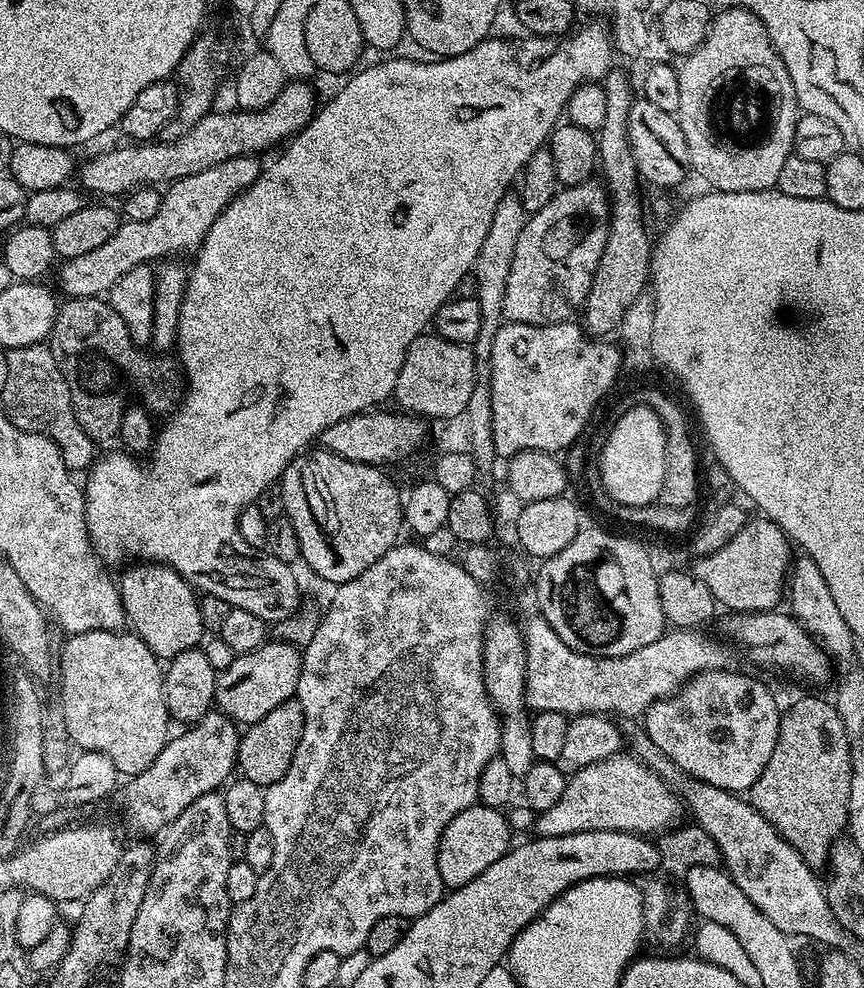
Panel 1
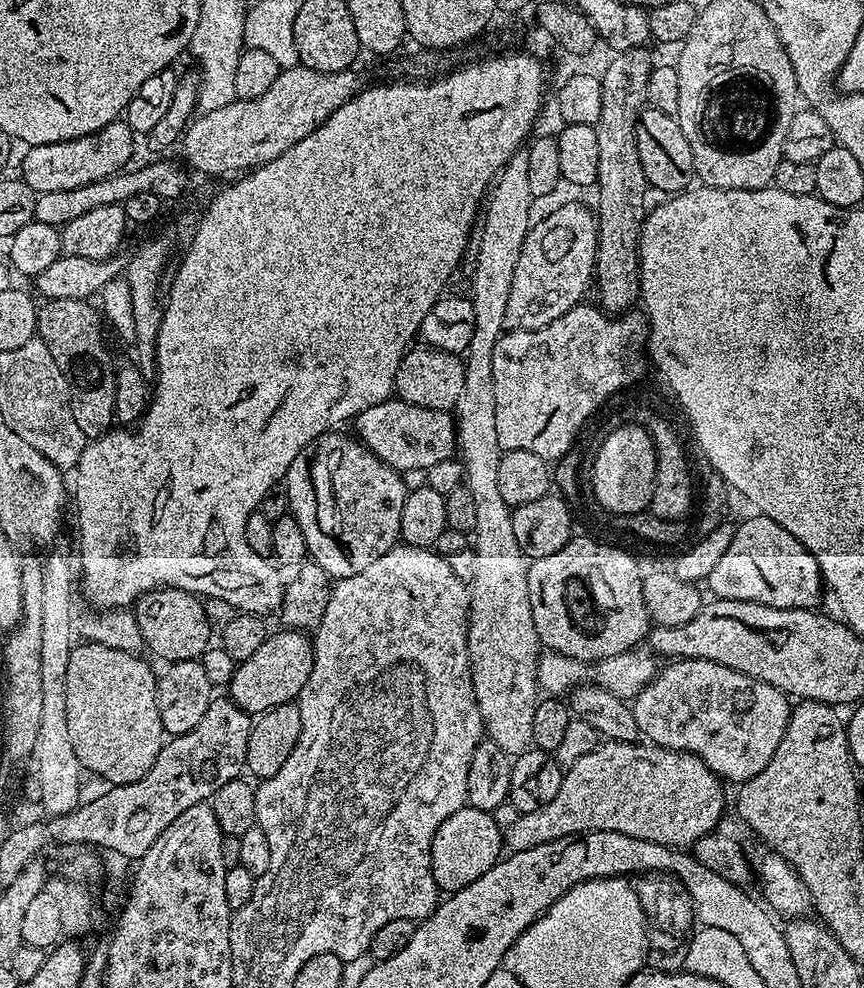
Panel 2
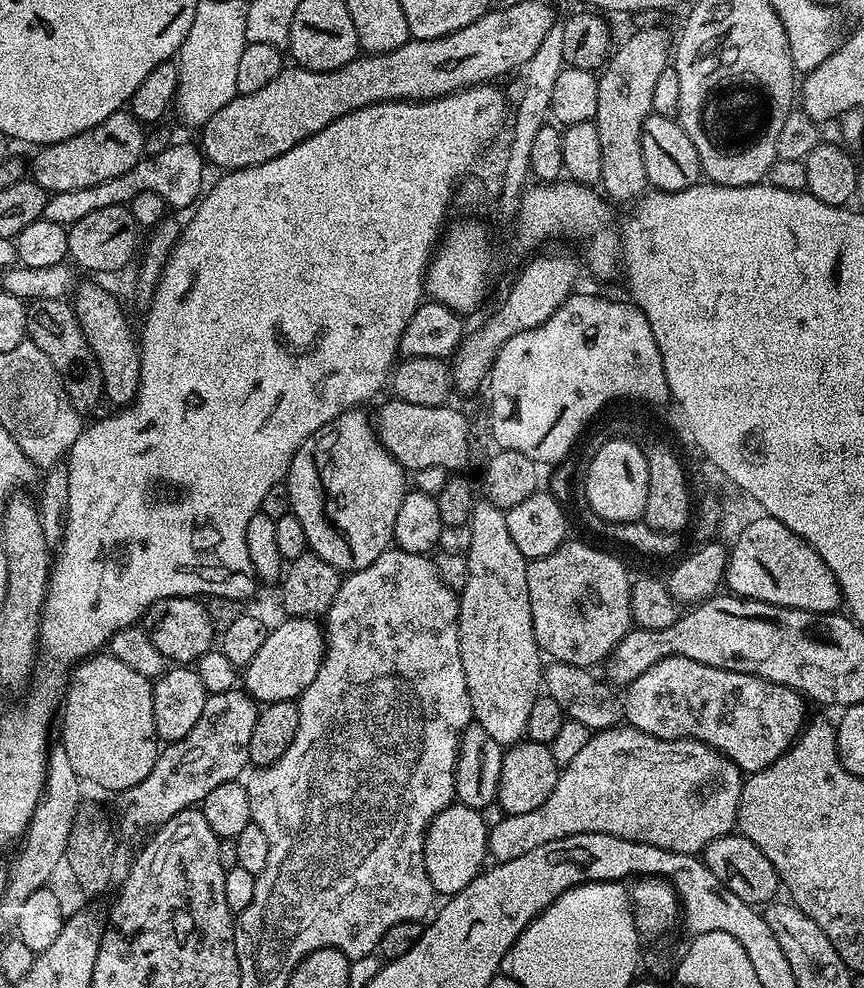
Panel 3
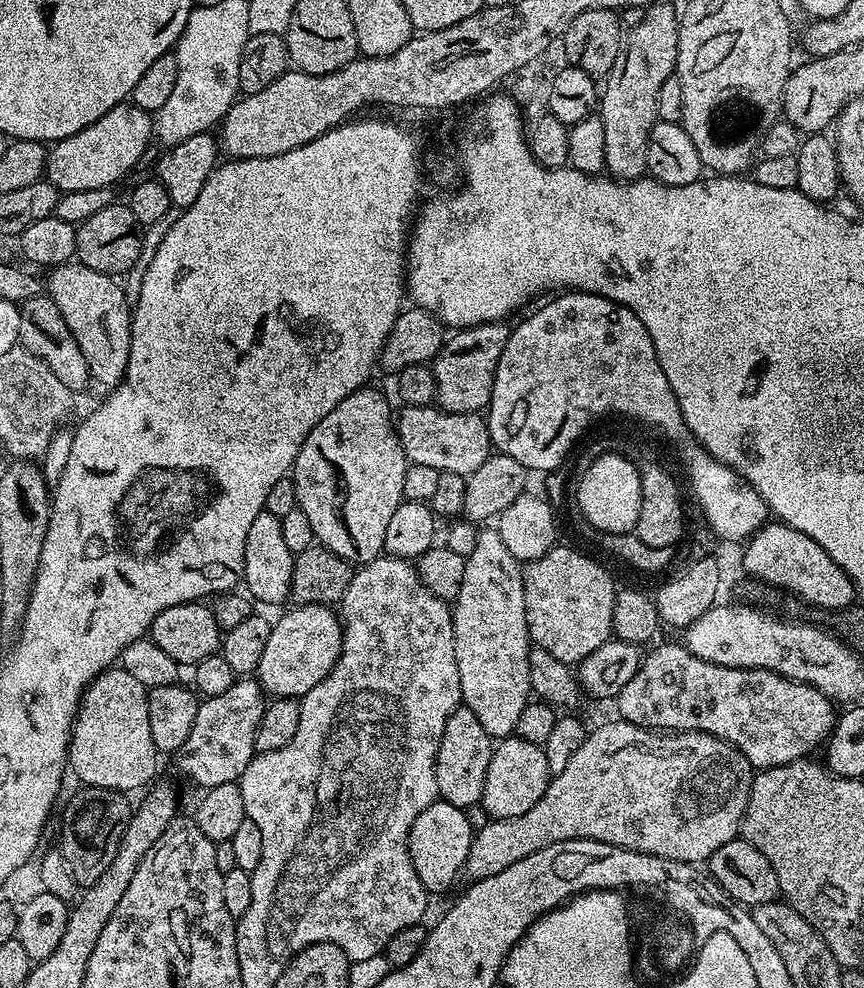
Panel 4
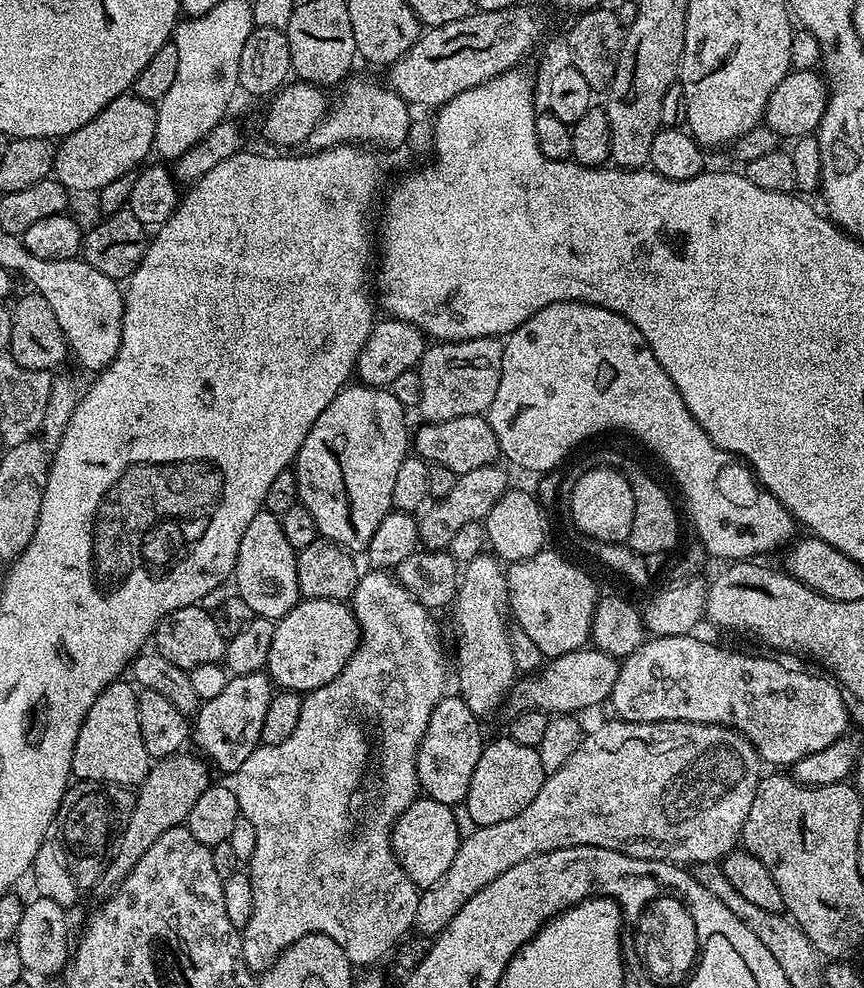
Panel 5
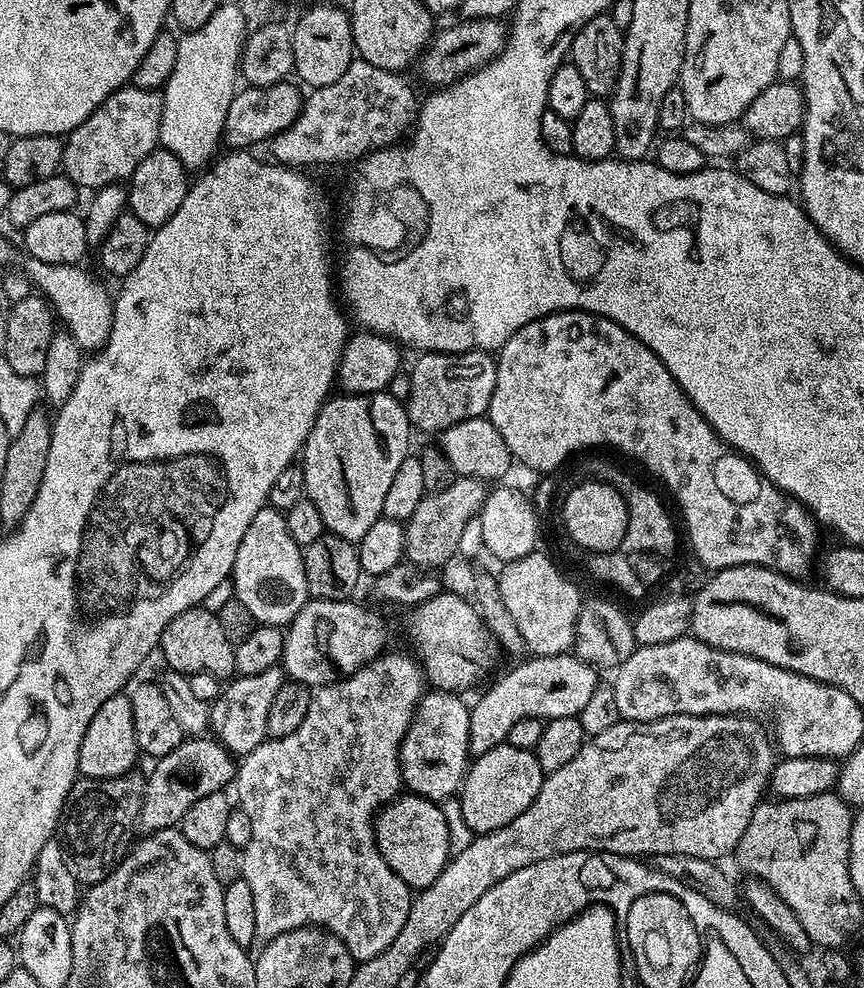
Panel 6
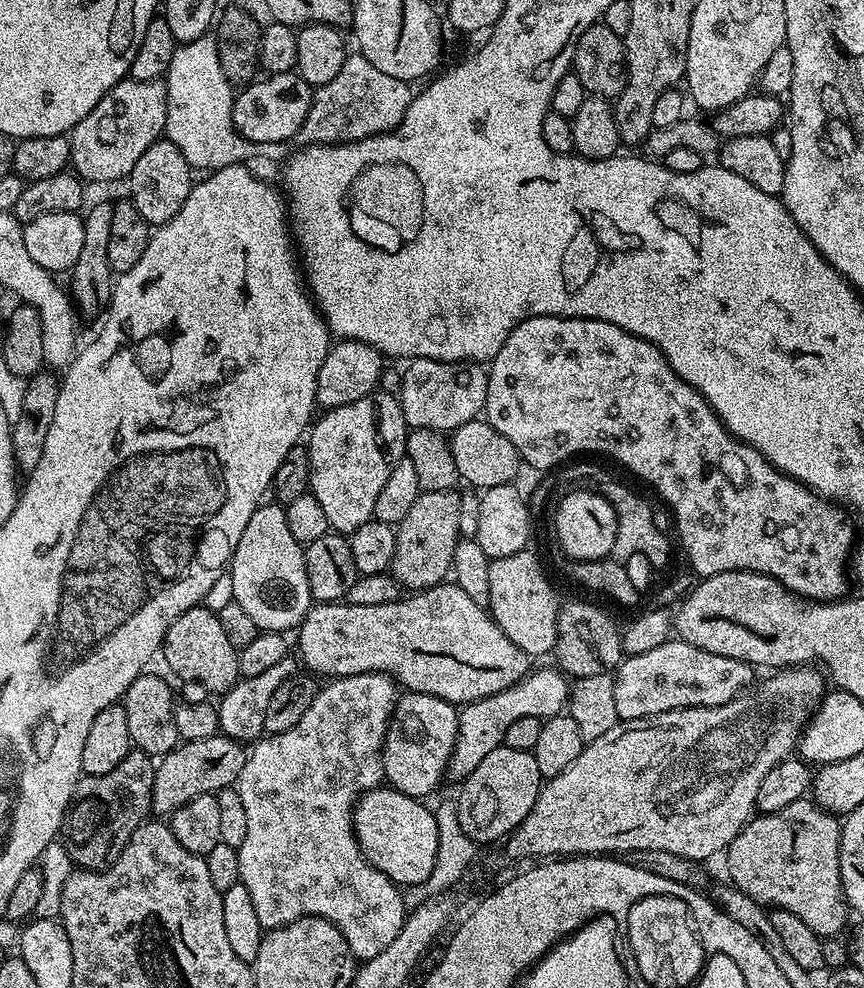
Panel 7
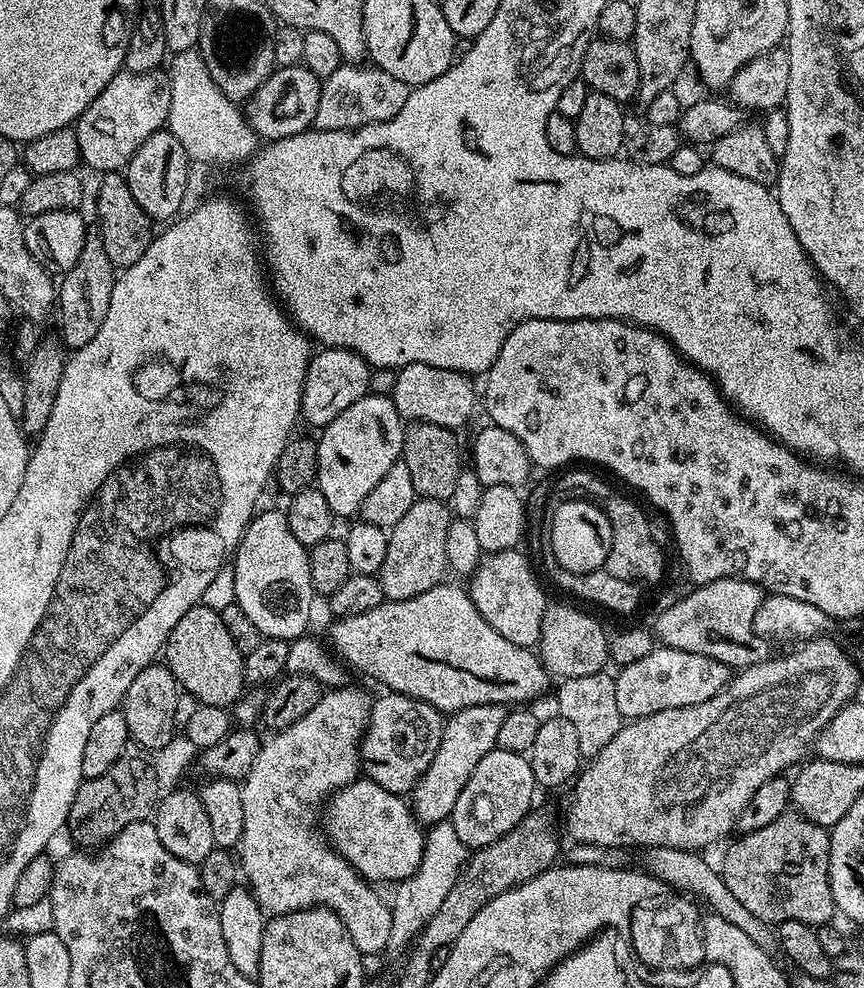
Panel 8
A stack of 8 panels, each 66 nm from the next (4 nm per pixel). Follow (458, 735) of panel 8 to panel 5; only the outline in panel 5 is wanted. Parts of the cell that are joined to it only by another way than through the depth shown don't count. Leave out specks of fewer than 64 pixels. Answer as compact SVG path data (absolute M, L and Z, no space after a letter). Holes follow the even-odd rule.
M585 646L570 654L551 657L539 672L517 679L511 693L511 711L547 712L549 714L584 714L587 708L611 697L614 682L618 682L621 661L595 646Z

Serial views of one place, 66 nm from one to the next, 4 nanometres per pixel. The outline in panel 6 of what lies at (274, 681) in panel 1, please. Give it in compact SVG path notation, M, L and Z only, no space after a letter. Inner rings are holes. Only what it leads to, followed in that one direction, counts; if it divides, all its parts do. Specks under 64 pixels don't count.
M309 599L298 610L284 633L284 649L280 664L288 680L307 684L315 690L336 684L346 676L353 676L360 668L385 651L384 620L376 612L355 604L355 599Z

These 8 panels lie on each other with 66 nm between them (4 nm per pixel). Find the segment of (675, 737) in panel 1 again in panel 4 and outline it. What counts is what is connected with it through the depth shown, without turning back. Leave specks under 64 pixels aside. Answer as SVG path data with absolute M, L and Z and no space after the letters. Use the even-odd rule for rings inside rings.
M683 643L660 644L652 653L641 659L638 670L620 695L615 697L614 705L619 719L639 728L663 730L665 732L705 732L714 738L722 738L752 763L753 769L763 770L803 760L816 747L827 741L832 733L832 725L837 723L838 715L833 701L823 696L814 686L779 676L776 672L761 668L731 668L706 662L685 648Z

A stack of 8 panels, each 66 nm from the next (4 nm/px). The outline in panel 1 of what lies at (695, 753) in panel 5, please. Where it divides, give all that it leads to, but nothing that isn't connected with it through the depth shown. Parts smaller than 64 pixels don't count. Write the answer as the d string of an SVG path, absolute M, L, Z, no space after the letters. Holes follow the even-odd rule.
M621 750L610 758L602 758L602 762L594 762L582 770L571 773L568 776L566 790L562 790L562 798L554 802L550 810L537 815L534 832L537 837L565 836L583 832L635 832L648 838L677 827L685 819L685 805L681 797L677 793L675 796L672 792L676 793L658 774L652 772L635 756Z

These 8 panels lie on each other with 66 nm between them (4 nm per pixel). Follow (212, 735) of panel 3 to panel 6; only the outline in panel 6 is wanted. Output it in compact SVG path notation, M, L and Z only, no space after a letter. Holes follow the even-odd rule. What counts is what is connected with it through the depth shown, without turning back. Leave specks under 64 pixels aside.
M276 665L259 674L252 674L231 679L221 689L211 703L211 722L209 729L225 749L235 756L245 756L253 752L258 745L267 739L266 719L271 701L278 690L285 684L286 677L283 669Z

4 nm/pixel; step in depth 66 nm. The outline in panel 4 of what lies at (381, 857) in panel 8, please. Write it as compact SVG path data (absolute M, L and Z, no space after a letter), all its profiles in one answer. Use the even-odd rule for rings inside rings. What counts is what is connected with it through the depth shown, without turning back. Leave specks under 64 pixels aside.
M438 798L418 818L414 818L414 826L410 826L408 849L410 860L414 862L414 870L418 878L422 878L422 886L430 894L444 892L464 870L464 863L472 849L474 827L465 809L451 805L450 802Z

